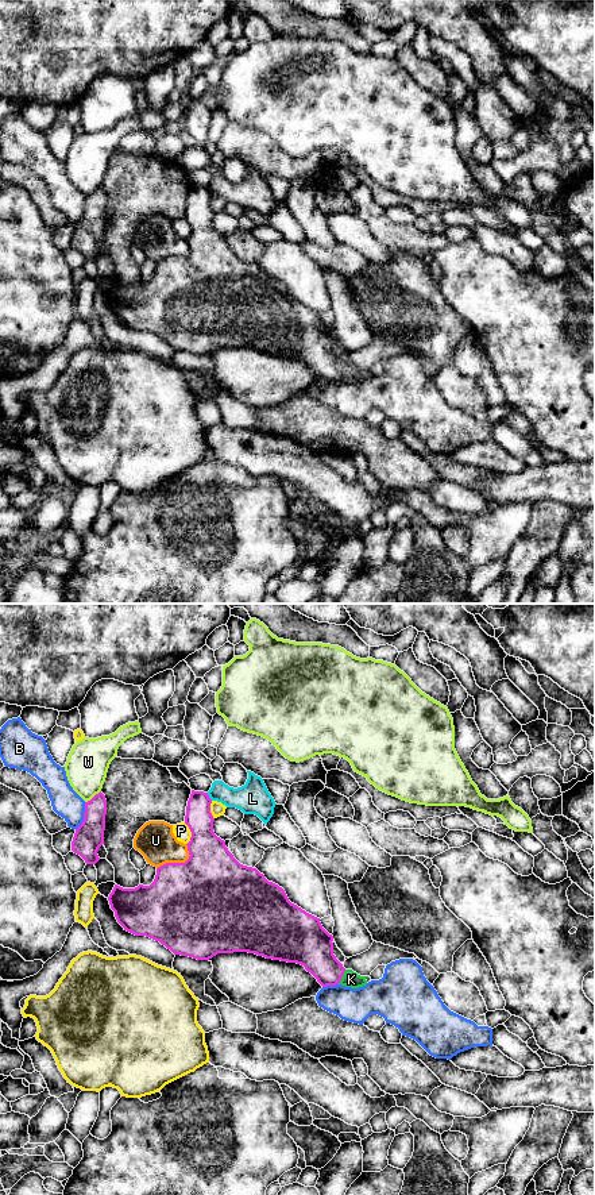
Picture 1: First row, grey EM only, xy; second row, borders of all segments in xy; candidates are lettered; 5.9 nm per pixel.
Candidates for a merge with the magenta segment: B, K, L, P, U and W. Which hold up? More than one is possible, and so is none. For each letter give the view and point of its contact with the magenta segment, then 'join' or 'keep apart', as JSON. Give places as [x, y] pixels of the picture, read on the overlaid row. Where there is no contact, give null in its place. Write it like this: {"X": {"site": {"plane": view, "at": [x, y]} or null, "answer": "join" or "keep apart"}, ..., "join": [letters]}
{"B": {"site": {"plane": "xy", "at": [84, 816]}, "answer": "keep apart"}, "K": {"site": {"plane": "xy", "at": [342, 976]}, "answer": "join"}, "L": {"site": {"plane": "xy", "at": [208, 797]}, "answer": "keep apart"}, "P": {"site": {"plane": "xy", "at": [192, 833]}, "answer": "keep apart"}, "U": {"site": {"plane": "xy", "at": [178, 863]}, "answer": "keep apart"}, "W": {"site": {"plane": "xy", "at": [93, 797]}, "answer": "keep apart"}, "join": ["K"]}

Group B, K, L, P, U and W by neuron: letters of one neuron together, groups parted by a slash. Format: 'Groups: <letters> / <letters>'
Groups: B / K / L / P / U / W

